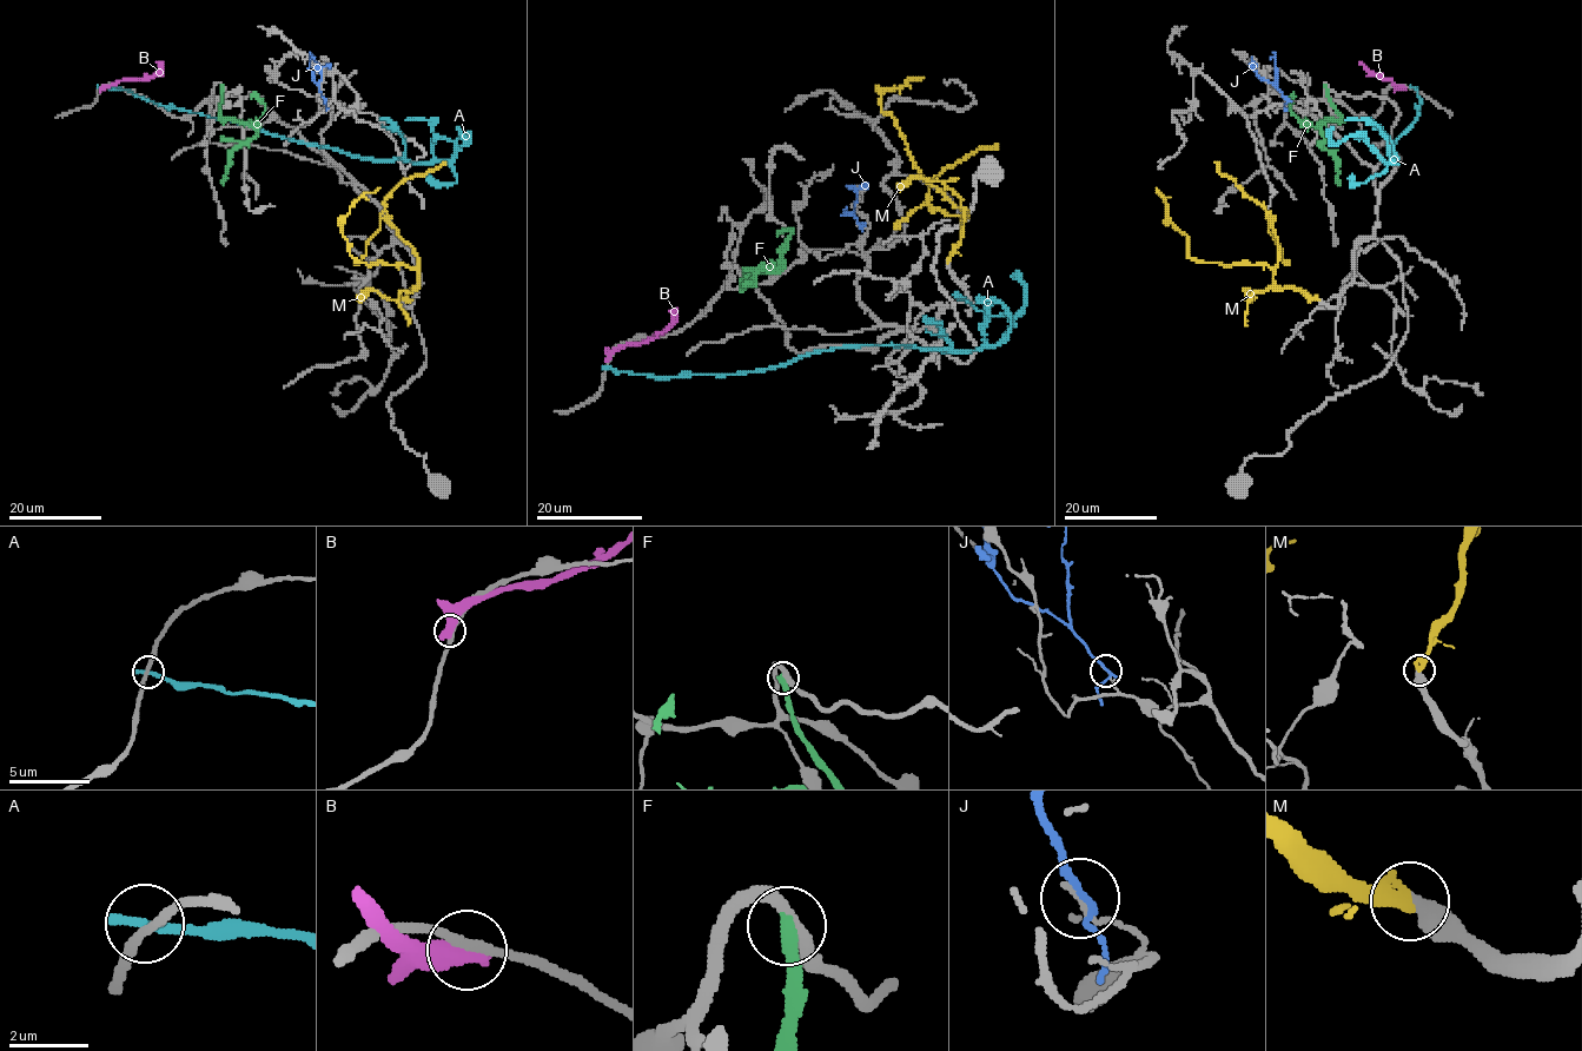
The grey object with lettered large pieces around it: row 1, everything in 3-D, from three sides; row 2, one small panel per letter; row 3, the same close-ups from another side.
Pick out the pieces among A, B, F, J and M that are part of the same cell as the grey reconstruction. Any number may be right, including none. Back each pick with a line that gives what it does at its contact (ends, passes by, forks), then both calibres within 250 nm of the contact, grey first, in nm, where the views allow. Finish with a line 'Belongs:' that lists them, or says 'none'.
M: it ends | 400/340 nm
Belongs: M

